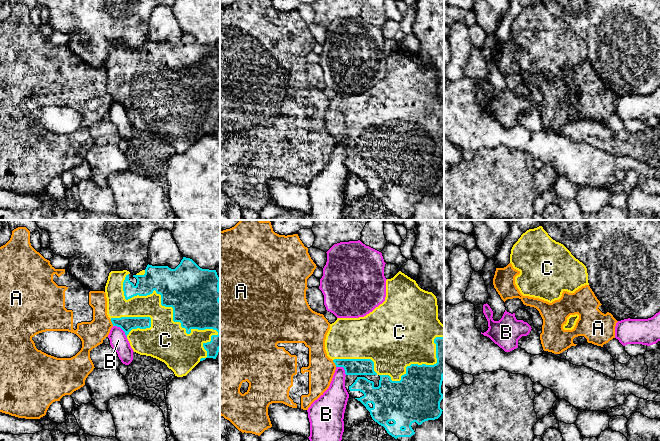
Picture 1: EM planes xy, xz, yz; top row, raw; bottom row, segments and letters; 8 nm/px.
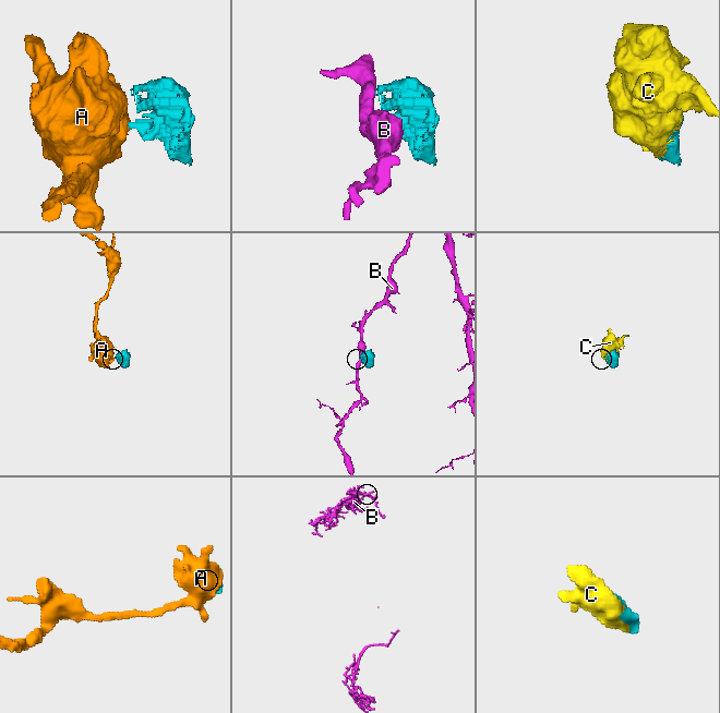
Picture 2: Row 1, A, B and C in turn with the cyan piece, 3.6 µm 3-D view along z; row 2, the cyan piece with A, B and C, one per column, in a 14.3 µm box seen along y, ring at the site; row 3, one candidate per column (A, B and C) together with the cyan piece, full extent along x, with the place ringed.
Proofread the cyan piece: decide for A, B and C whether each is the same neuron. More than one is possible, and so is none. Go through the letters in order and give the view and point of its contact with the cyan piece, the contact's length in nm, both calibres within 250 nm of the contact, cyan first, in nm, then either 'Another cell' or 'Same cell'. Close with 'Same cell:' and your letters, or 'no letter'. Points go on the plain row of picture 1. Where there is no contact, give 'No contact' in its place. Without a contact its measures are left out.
A: Touches cyan at xy (111, 97). Shared border 60 nm. Thickness 110 nm (cyan) against 200 nm. Another cell
B: Touches cyan at xy (121, 104). Shared border 150 nm. Thickness 110 nm (cyan) against 140 nm. Another cell
C: Touches cyan at xy (173, 92). Shared border 950 nm. Thickness 420 nm (cyan) against 320 nm. Same cell
Same cell: C

